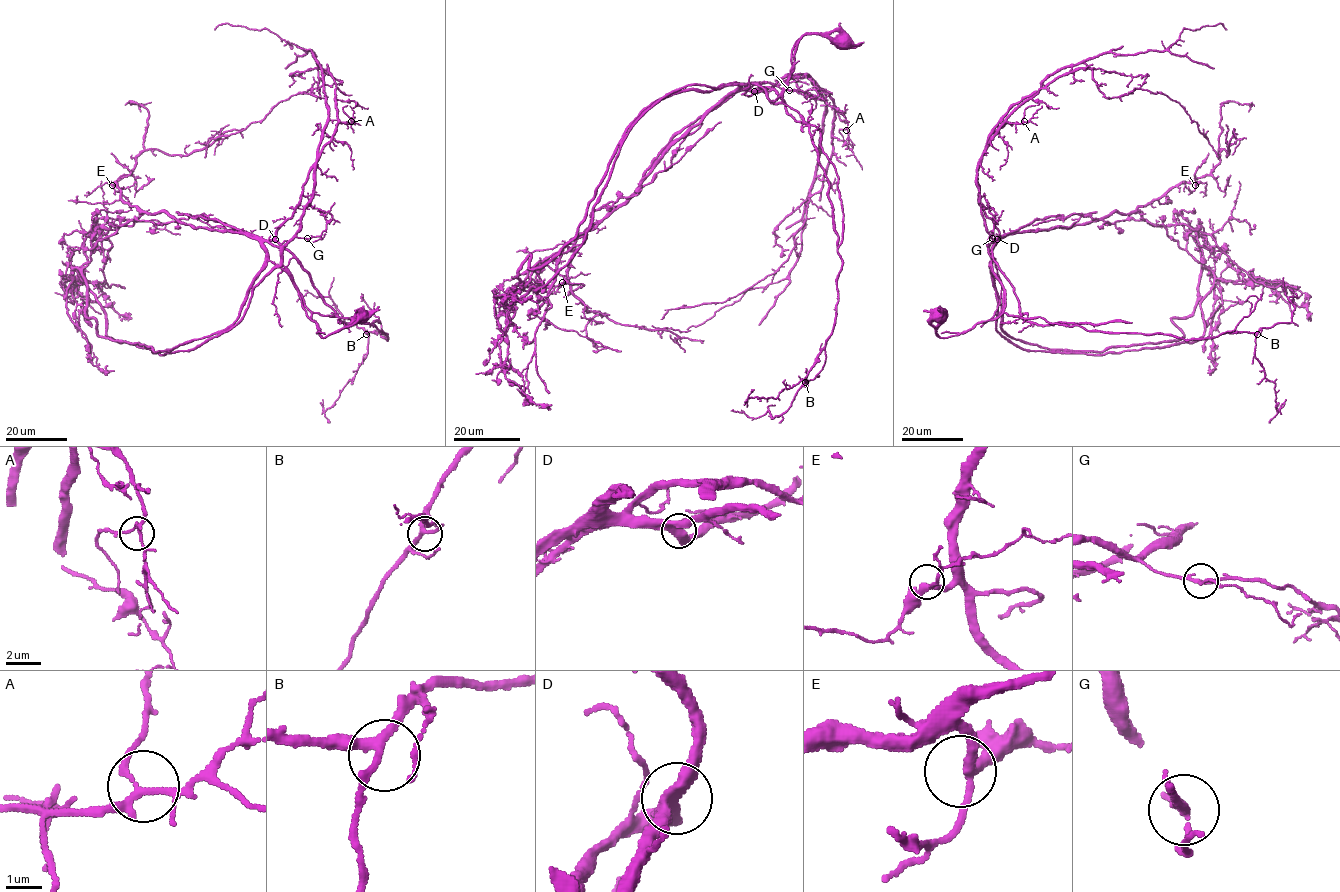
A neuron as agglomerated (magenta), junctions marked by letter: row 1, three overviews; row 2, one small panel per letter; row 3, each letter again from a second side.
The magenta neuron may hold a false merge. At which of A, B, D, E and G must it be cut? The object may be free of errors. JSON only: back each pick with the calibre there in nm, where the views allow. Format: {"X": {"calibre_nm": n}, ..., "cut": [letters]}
{"G": {"calibre_nm": 160}, "cut": ["G"]}

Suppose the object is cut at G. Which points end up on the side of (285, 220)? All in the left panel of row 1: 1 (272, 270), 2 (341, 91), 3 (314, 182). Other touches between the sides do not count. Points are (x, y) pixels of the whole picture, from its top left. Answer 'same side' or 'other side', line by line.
1: other side
2: same side
3: other side

